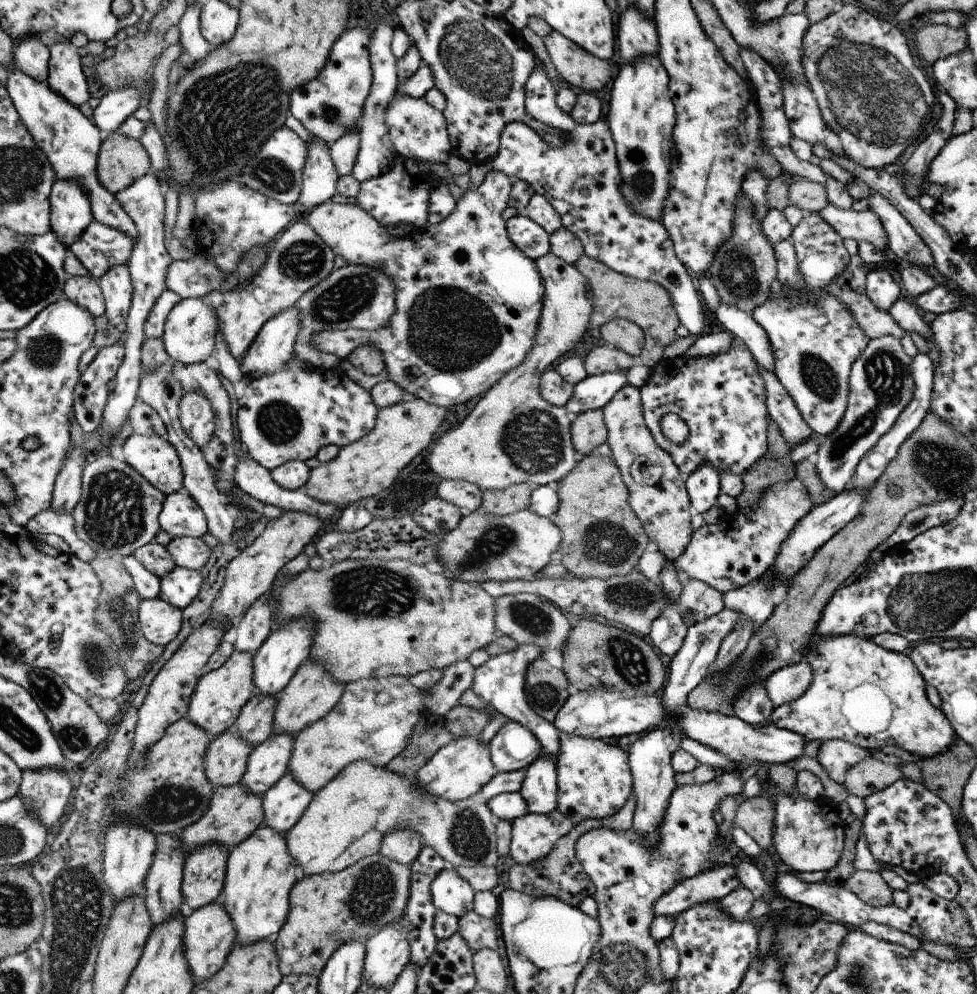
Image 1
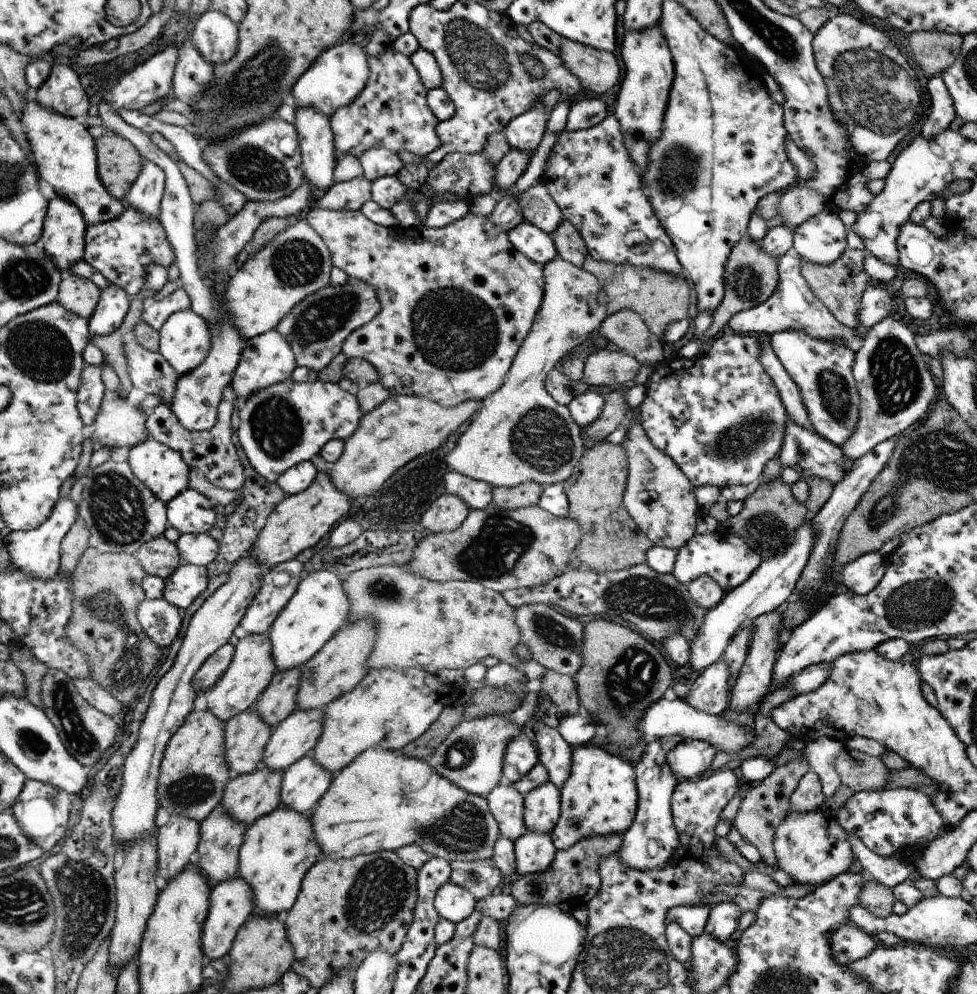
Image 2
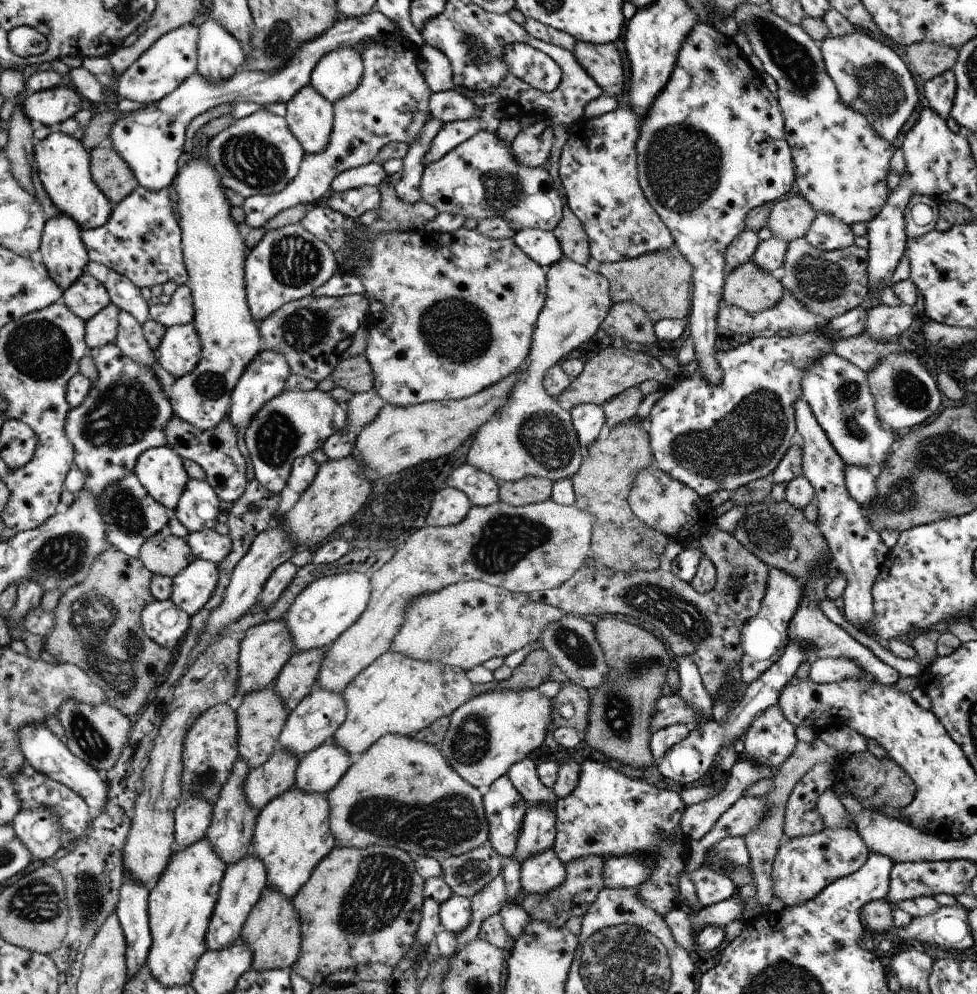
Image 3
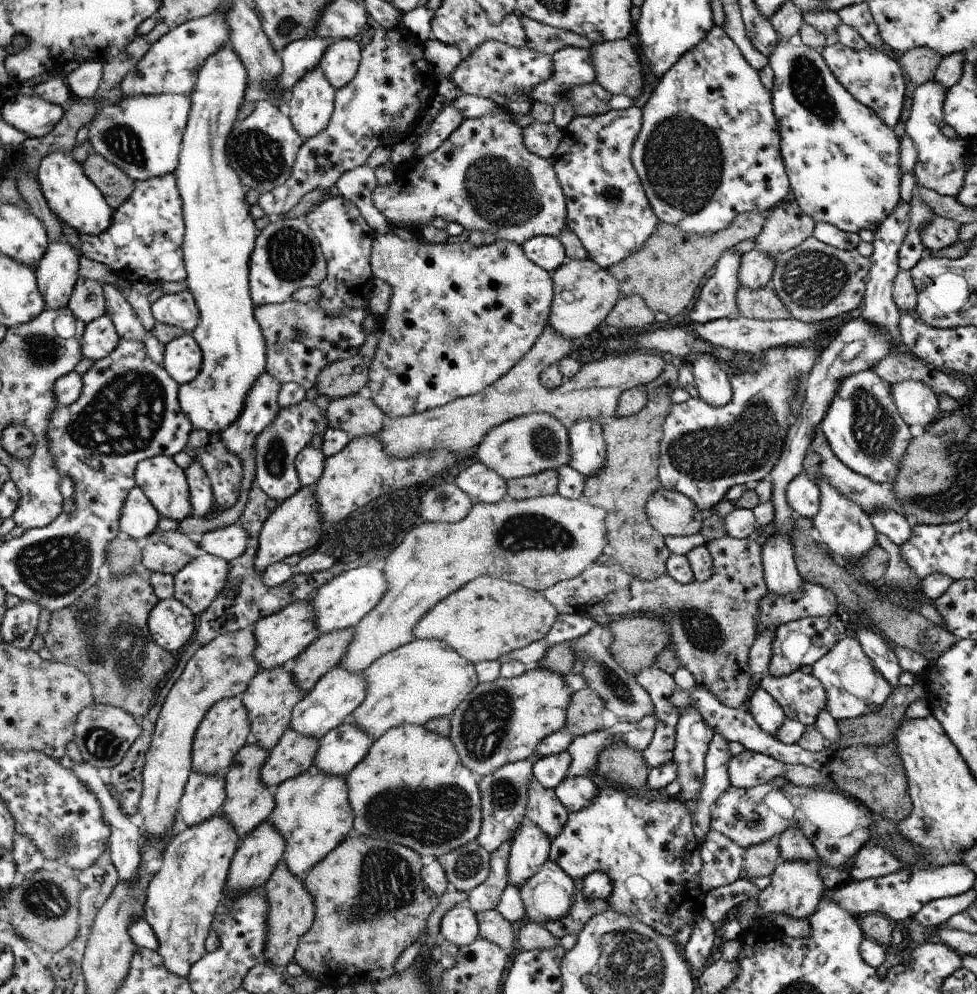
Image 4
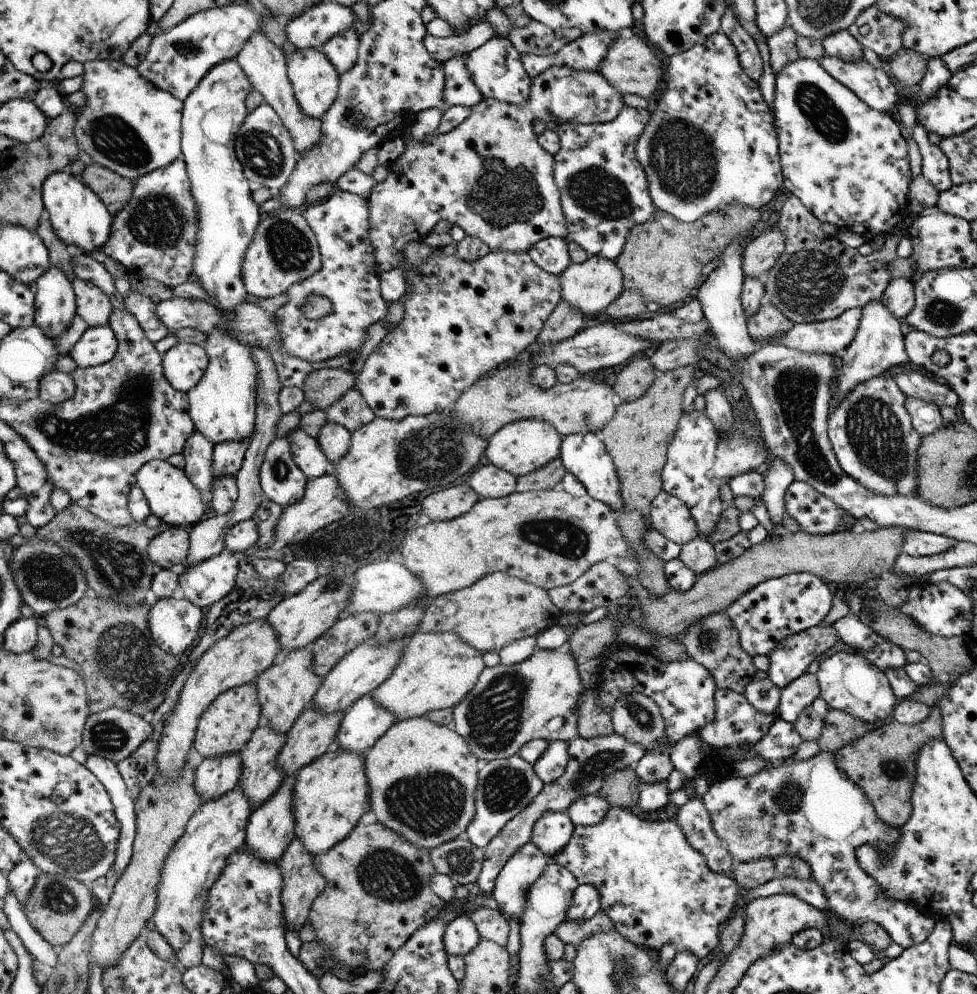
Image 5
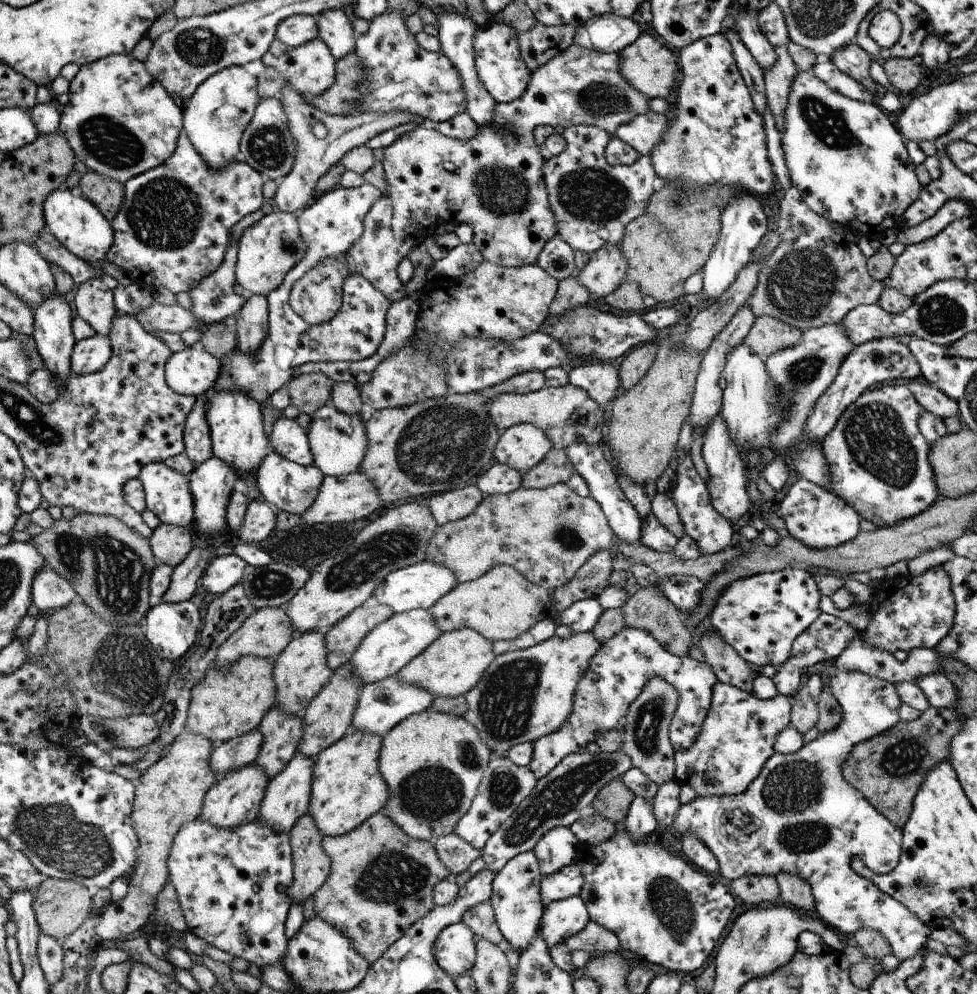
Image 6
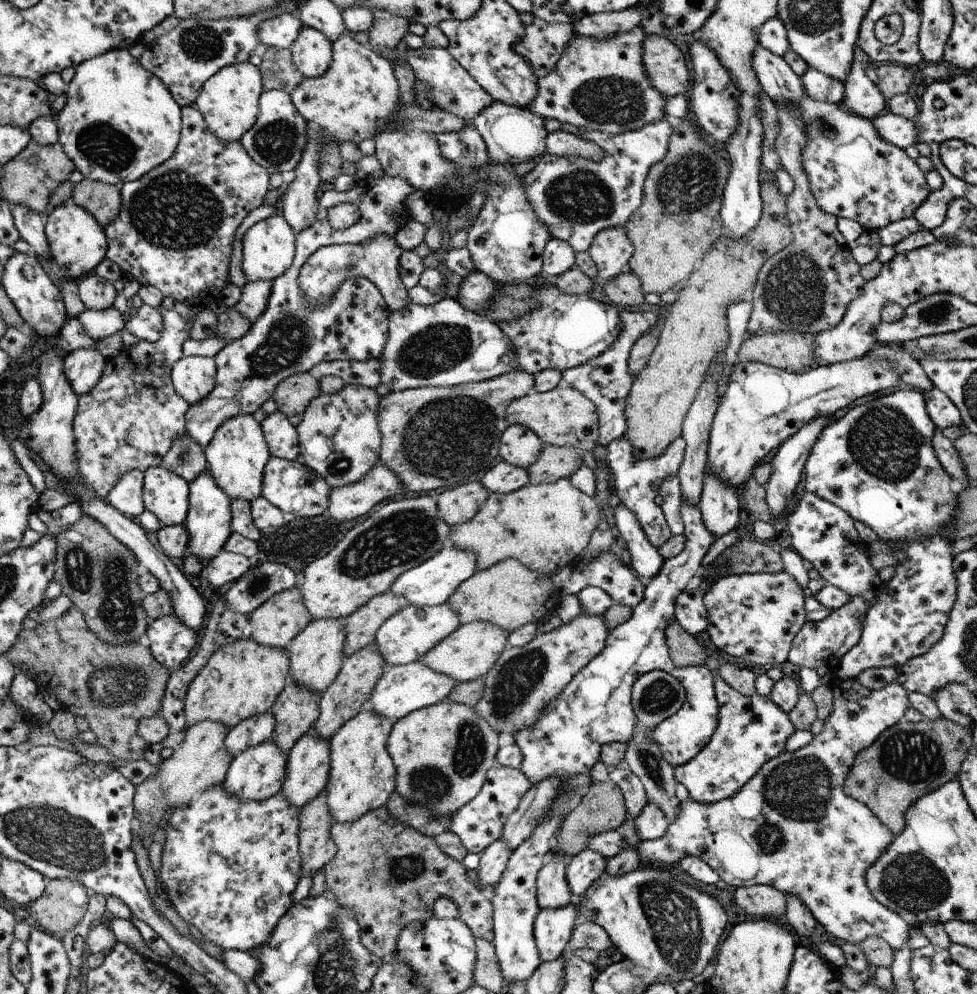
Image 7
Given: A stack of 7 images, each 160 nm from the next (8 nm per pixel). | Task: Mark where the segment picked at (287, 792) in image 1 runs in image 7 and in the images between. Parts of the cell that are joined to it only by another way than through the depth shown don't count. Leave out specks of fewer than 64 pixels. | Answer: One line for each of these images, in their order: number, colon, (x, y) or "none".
2: (305, 782)
3: (320, 771)
4: (341, 750)
5: (365, 722)
6: (384, 704)
7: (403, 689)

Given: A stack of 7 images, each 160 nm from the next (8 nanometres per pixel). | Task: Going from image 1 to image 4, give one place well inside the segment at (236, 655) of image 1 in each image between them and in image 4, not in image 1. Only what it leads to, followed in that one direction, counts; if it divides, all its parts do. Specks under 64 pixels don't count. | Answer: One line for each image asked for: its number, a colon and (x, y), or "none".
2: (253, 667)
3: (267, 648)
4: (281, 636)

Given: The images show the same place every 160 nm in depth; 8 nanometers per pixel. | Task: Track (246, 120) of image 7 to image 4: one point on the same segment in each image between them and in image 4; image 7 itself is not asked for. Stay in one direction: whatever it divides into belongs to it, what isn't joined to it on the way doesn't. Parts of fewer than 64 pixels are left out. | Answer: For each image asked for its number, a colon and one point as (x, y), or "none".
4: (220, 232)
5: (214, 112)
6: (215, 117)

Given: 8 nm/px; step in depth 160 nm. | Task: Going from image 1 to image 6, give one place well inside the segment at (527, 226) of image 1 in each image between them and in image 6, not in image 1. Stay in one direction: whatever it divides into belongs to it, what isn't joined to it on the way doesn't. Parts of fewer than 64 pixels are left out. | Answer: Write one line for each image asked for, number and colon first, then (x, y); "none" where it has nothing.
2: (535, 243)
3: (543, 247)
4: (548, 252)
5: (552, 254)
6: (558, 258)

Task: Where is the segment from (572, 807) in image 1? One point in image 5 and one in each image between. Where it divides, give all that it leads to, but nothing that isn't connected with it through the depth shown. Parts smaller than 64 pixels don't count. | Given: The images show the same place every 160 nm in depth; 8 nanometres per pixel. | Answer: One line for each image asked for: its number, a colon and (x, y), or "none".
2: (600, 797)
3: (609, 813)
4: (646, 844)
5: (658, 890)

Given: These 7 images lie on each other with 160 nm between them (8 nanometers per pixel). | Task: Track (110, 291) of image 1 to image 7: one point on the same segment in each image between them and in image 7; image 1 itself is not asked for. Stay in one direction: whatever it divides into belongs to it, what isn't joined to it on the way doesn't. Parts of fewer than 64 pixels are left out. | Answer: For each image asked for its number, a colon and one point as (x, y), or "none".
2: (114, 303)
3: (102, 329)
4: (101, 338)
5: (98, 345)
6: (92, 354)
7: (84, 367)

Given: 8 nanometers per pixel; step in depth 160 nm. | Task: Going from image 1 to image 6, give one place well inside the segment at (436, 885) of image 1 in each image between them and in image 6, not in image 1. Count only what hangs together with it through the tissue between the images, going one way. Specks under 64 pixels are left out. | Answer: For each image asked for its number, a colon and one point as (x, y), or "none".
2: (452, 902)
3: (454, 913)
4: (459, 926)
5: (461, 937)
6: (456, 951)

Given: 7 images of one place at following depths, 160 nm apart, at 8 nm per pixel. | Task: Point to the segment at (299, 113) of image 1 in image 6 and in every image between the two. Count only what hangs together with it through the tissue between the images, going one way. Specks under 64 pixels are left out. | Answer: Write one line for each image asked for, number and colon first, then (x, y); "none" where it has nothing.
2: (336, 78)
3: (336, 75)
4: (340, 61)
5: (341, 49)
6: (336, 32)

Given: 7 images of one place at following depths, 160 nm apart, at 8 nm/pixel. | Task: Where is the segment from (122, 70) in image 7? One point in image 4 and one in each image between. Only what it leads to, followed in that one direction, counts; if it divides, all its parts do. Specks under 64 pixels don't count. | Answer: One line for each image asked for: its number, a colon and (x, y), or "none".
4: (143, 134)
5: (128, 125)
6: (121, 122)

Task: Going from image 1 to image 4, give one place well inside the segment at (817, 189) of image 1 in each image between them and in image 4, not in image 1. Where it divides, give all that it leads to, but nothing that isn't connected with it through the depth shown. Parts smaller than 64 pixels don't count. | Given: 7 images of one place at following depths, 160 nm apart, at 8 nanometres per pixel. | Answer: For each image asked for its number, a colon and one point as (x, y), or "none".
2: (799, 204)
3: (790, 219)
4: (786, 228)

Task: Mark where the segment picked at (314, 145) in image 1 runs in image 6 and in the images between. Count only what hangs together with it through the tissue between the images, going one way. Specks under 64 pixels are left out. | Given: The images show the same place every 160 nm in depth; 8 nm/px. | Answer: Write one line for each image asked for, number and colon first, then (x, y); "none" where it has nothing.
2: (314, 129)
3: (310, 116)
4: (310, 103)
5: (316, 81)
6: (310, 69)

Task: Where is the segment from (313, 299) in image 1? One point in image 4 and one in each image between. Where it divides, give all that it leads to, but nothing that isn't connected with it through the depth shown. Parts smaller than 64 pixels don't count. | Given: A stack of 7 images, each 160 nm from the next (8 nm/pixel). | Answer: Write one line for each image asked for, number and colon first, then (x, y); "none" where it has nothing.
2: (316, 328)
3: (312, 333)
4: (301, 339)

